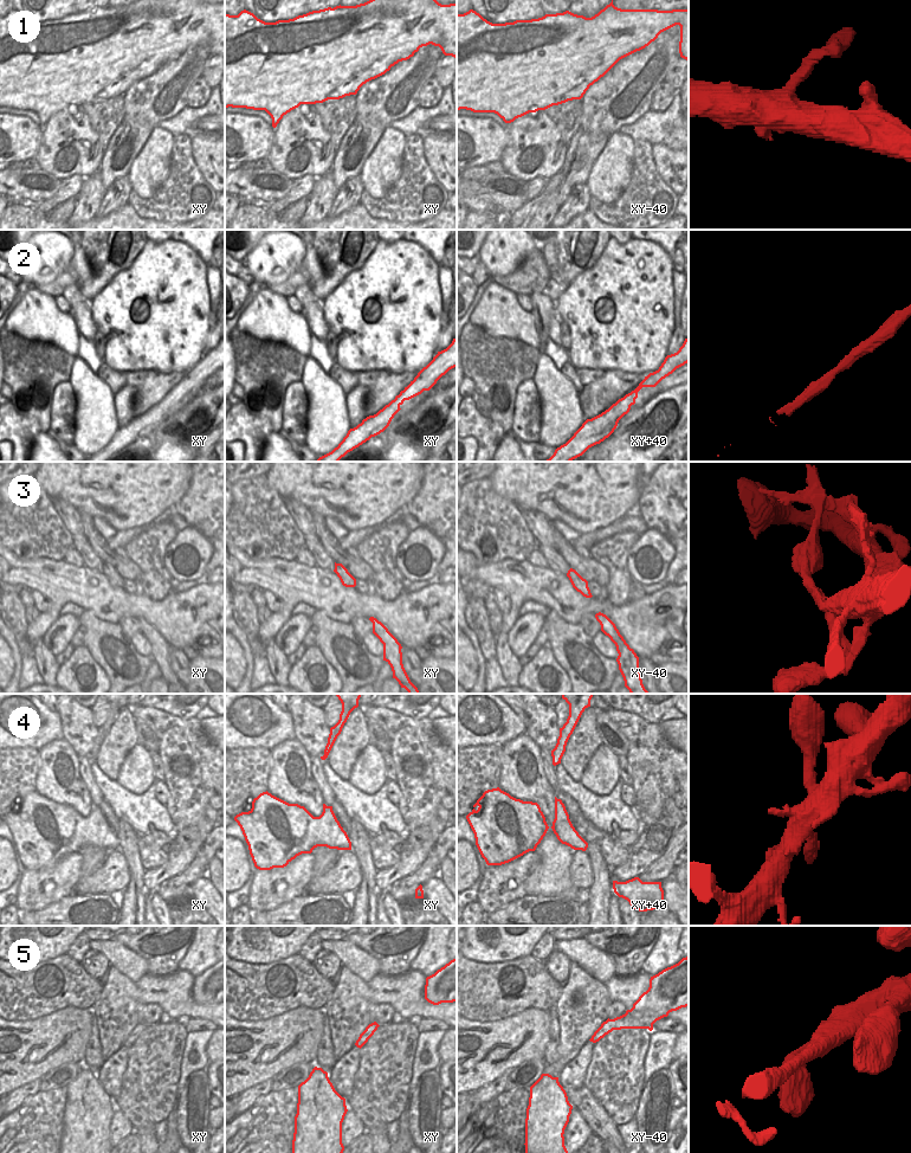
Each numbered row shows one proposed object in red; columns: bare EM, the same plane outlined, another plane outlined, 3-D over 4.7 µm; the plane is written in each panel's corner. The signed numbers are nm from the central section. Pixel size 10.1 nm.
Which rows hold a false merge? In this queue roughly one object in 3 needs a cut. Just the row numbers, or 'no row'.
3

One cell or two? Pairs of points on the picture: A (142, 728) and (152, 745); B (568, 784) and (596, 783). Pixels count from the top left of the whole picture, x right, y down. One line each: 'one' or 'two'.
A: one
B: two

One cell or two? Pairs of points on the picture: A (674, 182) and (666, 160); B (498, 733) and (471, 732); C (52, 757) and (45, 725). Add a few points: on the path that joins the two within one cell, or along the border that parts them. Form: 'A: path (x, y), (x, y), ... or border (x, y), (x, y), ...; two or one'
A: path (674, 176), (674, 168), (672, 166); one
B: path (491, 733), (478, 735); one
C: border (63, 738), (47, 742), (39, 751); two

